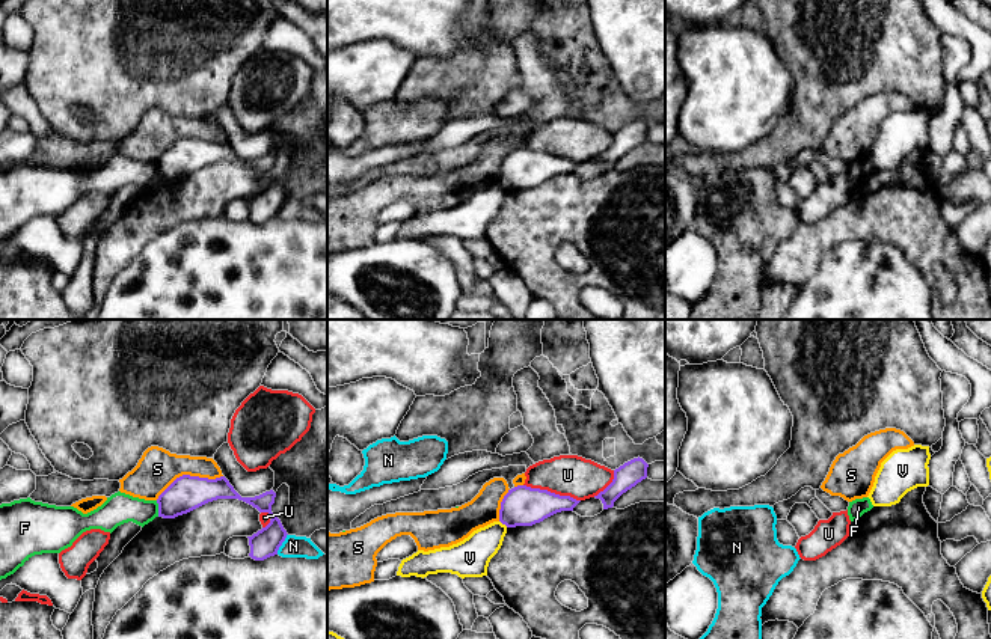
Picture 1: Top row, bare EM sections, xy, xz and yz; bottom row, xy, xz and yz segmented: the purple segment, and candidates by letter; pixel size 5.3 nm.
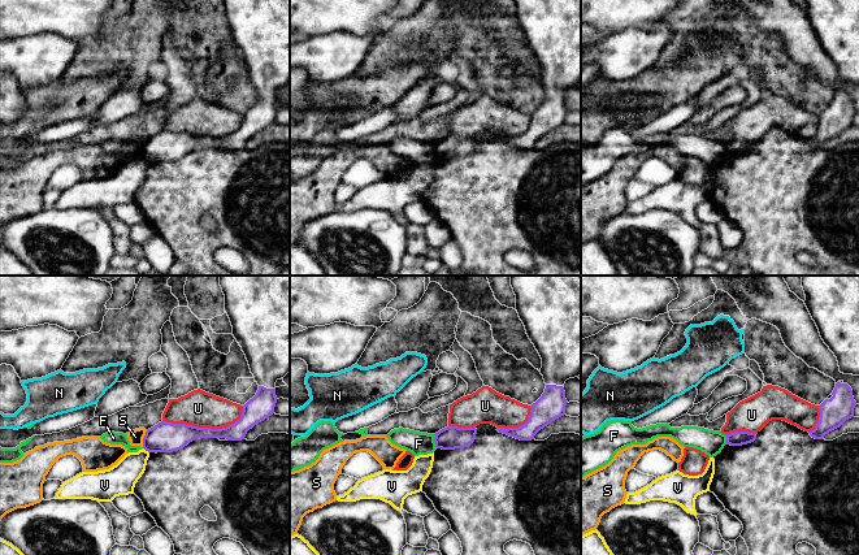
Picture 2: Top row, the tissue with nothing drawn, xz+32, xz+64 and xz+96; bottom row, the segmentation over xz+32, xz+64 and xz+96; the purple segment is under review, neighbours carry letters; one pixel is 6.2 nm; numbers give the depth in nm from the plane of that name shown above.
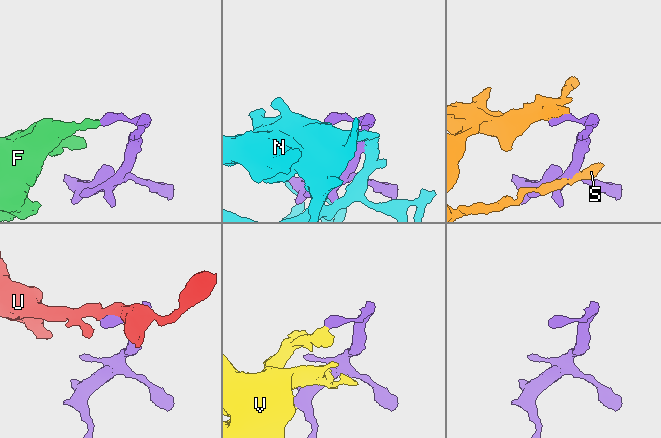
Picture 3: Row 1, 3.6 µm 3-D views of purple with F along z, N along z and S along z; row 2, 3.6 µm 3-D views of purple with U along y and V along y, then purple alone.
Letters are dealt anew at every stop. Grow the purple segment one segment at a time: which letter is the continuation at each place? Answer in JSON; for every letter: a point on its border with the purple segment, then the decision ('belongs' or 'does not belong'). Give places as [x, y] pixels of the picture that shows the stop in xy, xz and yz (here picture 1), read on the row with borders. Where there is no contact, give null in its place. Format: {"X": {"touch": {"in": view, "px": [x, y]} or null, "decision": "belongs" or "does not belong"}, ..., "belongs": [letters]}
{"F": {"touch": {"in": "xy", "px": [159, 508]}, "decision": "does not belong"}, "N": {"touch": {"in": "xy", "px": [281, 544]}, "decision": "does not belong"}, "S": {"touch": {"in": "xy", "px": [189, 475]}, "decision": "does not belong"}, "U": {"touch": {"in": "xz", "px": [552, 493]}, "decision": "does not belong"}, "V": {"touch": {"in": "xz", "px": [504, 523]}, "decision": "does not belong"}, "belongs": []}

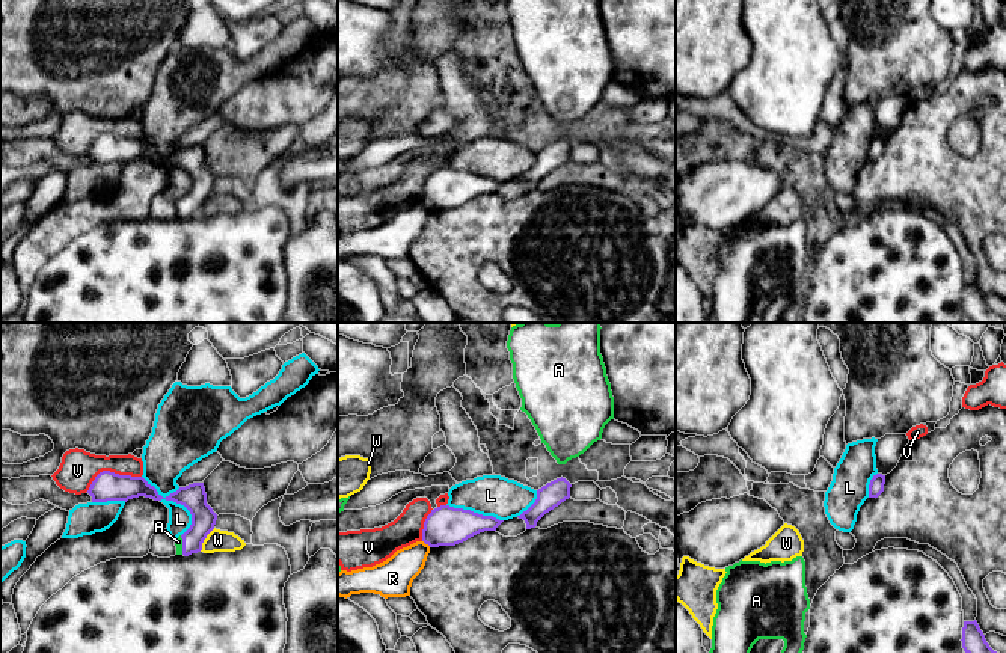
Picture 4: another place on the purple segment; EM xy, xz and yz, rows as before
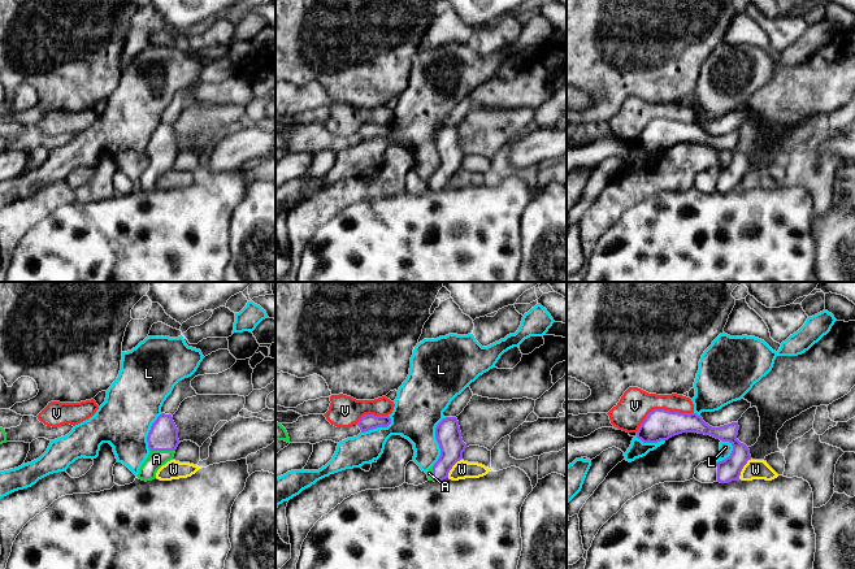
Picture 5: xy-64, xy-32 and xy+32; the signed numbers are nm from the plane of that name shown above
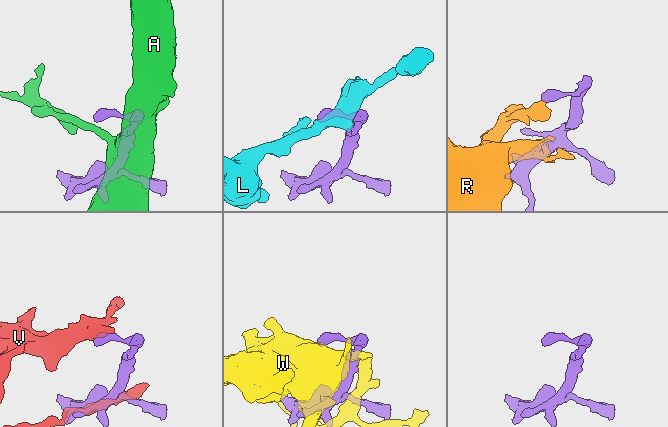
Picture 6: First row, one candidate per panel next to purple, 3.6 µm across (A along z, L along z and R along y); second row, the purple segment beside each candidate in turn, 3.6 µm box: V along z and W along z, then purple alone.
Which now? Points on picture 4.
{"A": {"touch": {"in": "xy", "px": [183, 545]}, "decision": "belongs"}, "L": {"touch": {"in": "xy", "px": [178, 502]}, "decision": "does not belong"}, "R": {"touch": {"in": "xz", "px": [427, 543]}, "decision": "does not belong"}, "V": {"touch": {"in": "xy", "px": [110, 472]}, "decision": "does not belong"}, "W": {"touch": {"in": "xy", "px": [204, 539]}, "decision": "does not belong"}, "belongs": ["A"]}

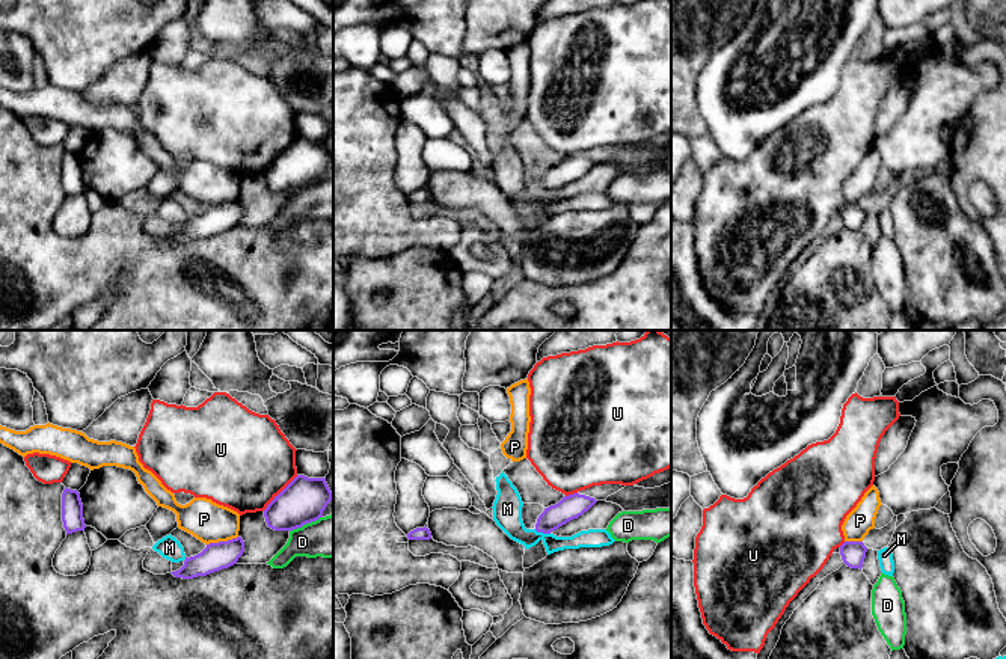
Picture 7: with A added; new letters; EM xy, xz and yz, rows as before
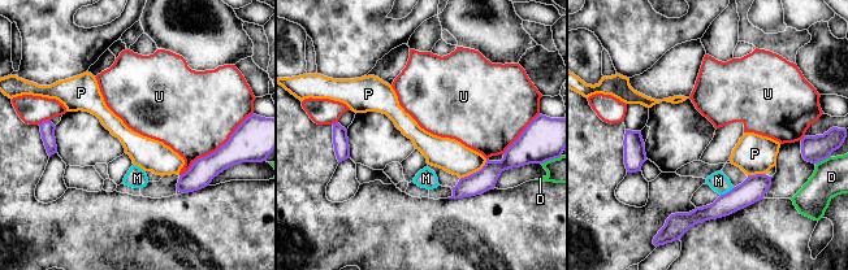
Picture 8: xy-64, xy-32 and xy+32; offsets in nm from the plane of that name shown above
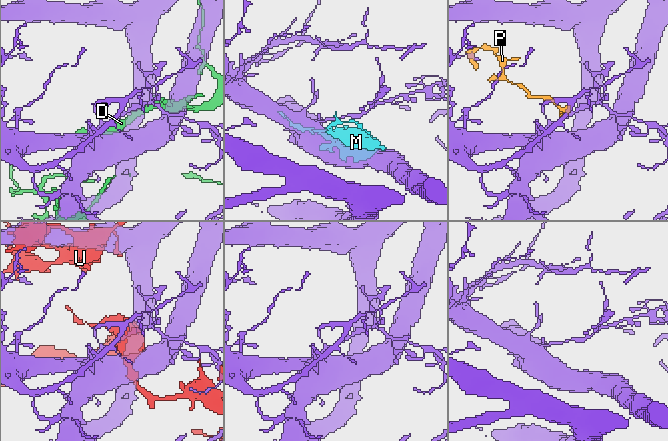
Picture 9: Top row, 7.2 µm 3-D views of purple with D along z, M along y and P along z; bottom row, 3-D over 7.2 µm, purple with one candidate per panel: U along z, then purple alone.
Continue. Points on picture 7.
{"D": {"touch": {"in": "xy", "px": [305, 524]}, "decision": "does not belong"}, "M": {"touch": {"in": "xz", "px": [542, 531]}, "decision": "does not belong"}, "P": {"touch": {"in": "xy", "px": [222, 542]}, "decision": "does not belong"}, "U": {"touch": {"in": "xy", "px": [279, 493]}, "decision": "does not belong"}, "belongs": []}

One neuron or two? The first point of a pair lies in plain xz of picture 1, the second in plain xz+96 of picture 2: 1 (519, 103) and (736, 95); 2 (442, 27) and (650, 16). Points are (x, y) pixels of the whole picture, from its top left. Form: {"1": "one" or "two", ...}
{"1": "one", "2": "one"}

